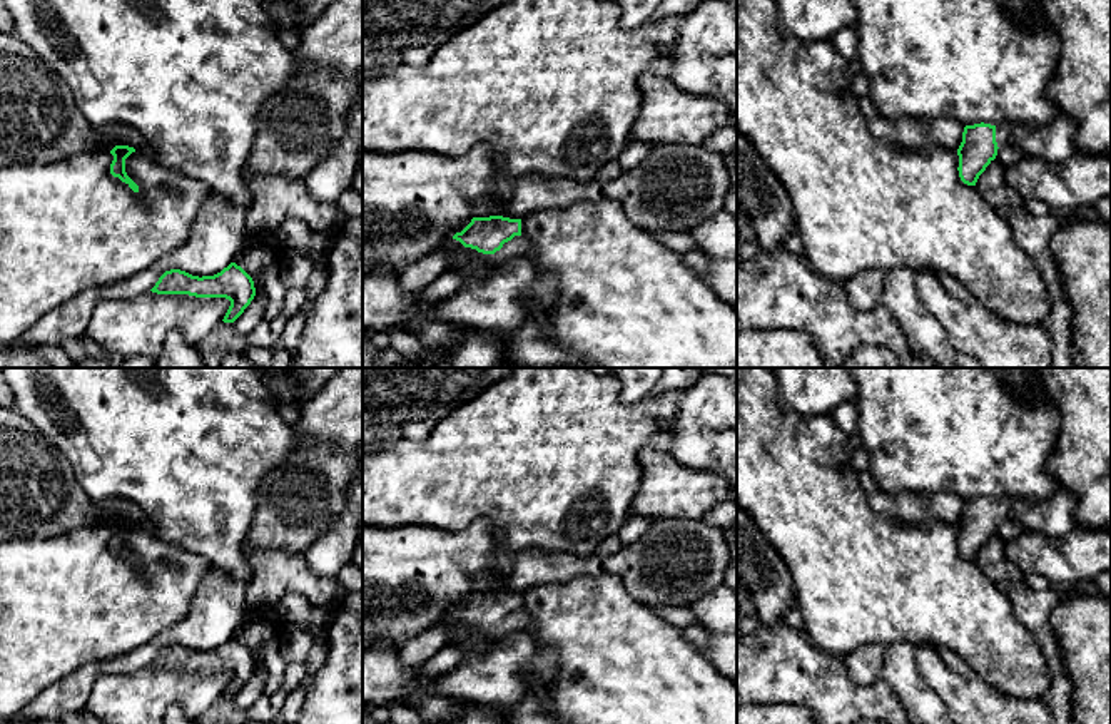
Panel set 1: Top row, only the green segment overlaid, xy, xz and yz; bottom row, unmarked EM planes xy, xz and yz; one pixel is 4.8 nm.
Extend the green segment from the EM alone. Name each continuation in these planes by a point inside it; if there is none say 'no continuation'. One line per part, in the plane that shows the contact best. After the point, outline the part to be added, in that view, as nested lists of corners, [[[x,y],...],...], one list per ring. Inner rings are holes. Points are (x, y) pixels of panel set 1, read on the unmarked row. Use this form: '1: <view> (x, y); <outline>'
1: xz (518, 621); [[[515,610],[511,615],[505,617],[503,622],[495,629],[478,627],[476,624],[464,622],[459,615],[451,614],[449,644],[459,644],[461,640],[464,640],[466,637],[469,637],[478,630],[486,630],[496,640],[500,640],[516,630],[530,630],[530,627],[531,627],[531,619],[523,610]]]

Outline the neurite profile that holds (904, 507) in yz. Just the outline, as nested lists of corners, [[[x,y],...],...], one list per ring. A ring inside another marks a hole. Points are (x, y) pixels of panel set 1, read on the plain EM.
[[[880,488],[869,495],[870,507],[894,522],[922,523],[927,517],[957,527],[964,500],[952,493],[922,497],[919,493],[890,495]]]

